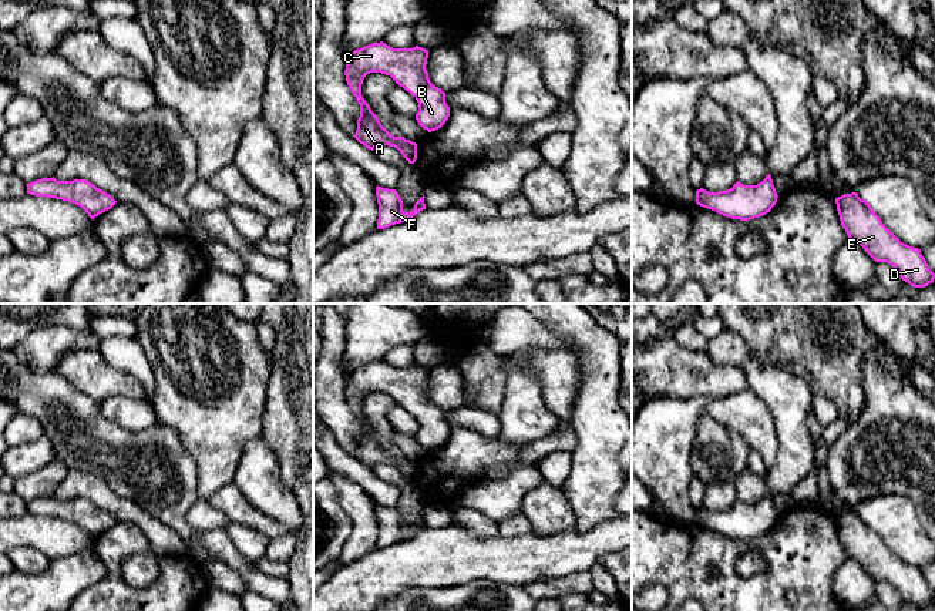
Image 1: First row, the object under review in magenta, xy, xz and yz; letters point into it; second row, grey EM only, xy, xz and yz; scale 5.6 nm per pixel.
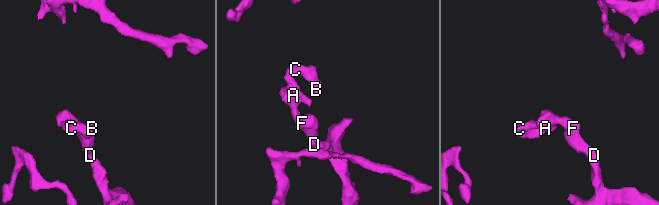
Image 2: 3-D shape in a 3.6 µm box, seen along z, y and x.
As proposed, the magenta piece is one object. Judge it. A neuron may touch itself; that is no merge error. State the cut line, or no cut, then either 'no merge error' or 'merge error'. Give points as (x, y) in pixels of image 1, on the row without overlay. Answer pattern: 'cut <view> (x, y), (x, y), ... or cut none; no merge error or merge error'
cut none; no merge error

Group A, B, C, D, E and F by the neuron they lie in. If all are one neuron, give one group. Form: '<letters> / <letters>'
A B C D E F

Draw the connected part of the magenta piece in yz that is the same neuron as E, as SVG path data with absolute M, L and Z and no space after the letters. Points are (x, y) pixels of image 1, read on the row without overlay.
M857 511L835 517L835 523L848 557L858 561L875 581L889 583L914 607L925 607L934 601L935 592L921 568L901 561Z

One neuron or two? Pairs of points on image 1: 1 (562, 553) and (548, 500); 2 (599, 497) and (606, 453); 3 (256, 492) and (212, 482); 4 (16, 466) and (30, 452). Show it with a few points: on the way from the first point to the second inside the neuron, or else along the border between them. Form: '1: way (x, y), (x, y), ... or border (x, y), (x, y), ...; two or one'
1: border (575, 527), (554, 534), (535, 534), (531, 530); two
2: way (599, 486), (599, 465); one
3: border (244, 450), (232, 482); two
4: way (19, 463), (27, 455); one

